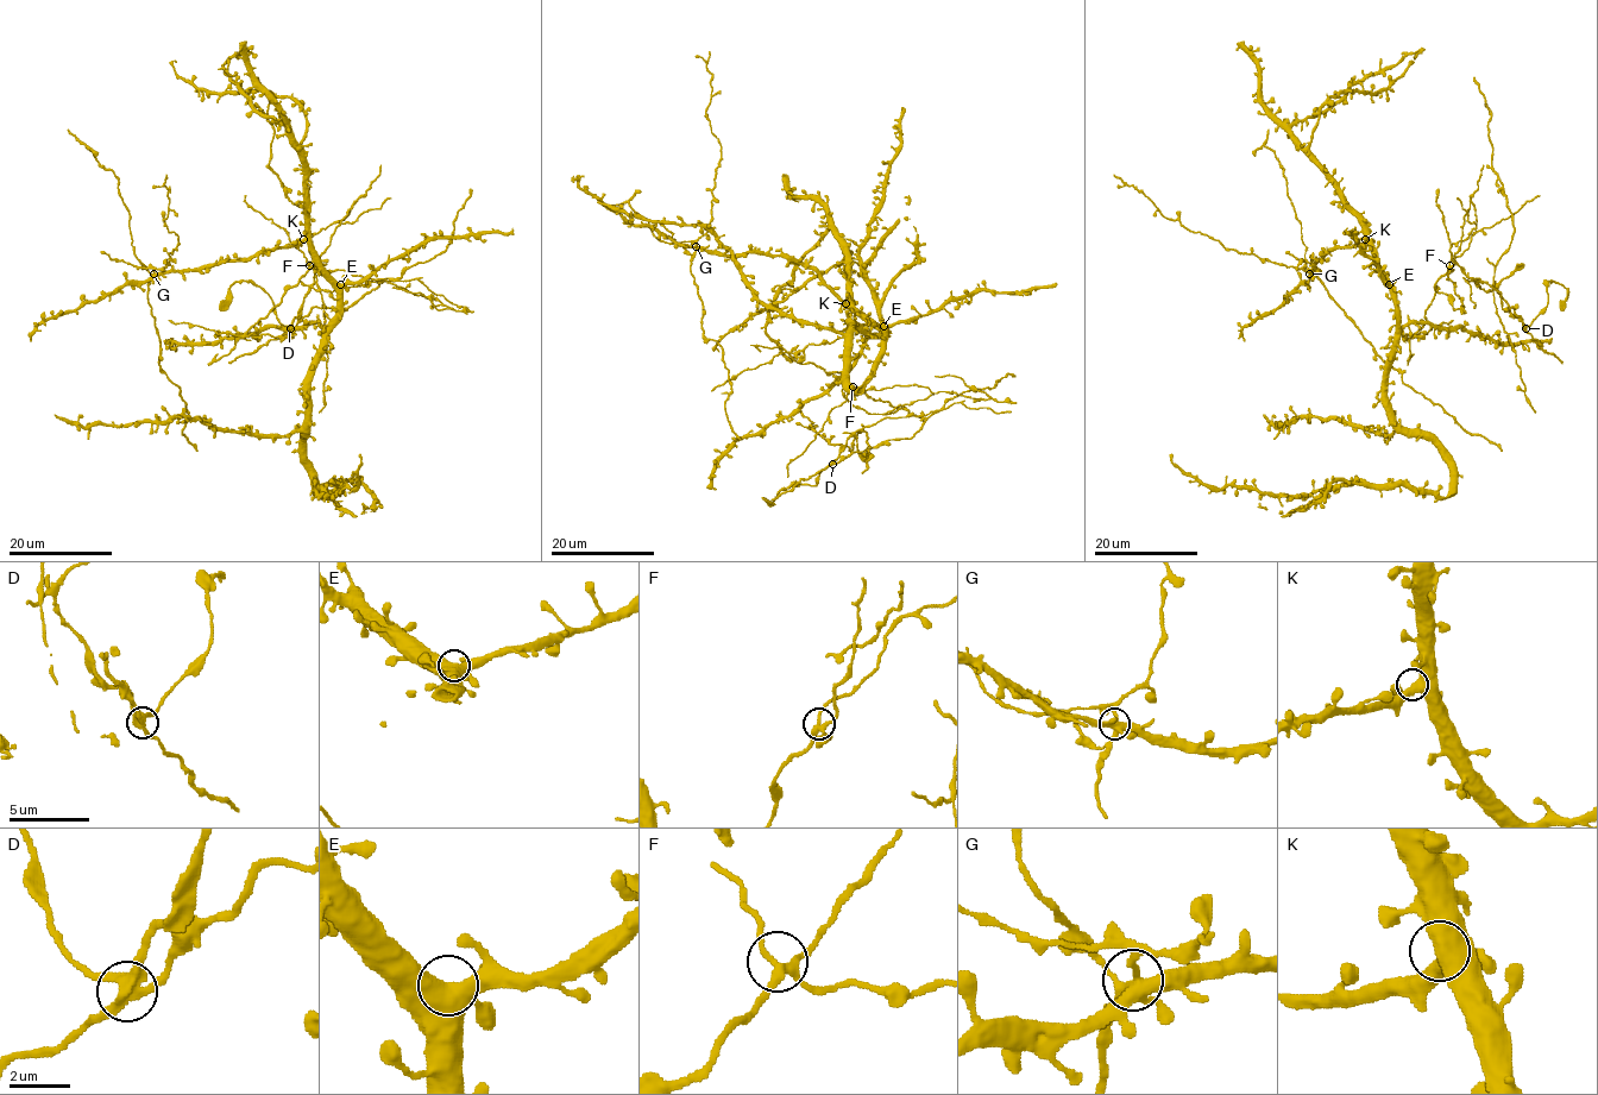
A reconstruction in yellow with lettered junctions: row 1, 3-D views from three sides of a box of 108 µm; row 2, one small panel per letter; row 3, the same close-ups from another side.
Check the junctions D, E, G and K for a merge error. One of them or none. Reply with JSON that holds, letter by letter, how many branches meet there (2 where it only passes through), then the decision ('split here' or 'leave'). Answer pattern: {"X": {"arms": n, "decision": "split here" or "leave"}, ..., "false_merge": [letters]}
{"D": {"arms": 4, "decision": "split here"}, "E": {"arms": 4, "decision": "leave"}, "G": {"arms": 5, "decision": "leave"}, "K": {"arms": 4, "decision": "leave"}, "false_merge": ["D"]}

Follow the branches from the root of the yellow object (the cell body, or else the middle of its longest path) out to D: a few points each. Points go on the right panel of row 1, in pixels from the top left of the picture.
D: (1415, 335), (1449, 269), (1460, 299), (1471, 294), (1465, 278), (1480, 278), (1526, 329)

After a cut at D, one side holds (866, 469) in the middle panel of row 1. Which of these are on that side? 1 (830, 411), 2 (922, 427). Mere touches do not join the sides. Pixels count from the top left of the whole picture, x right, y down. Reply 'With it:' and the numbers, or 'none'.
With it: 2

